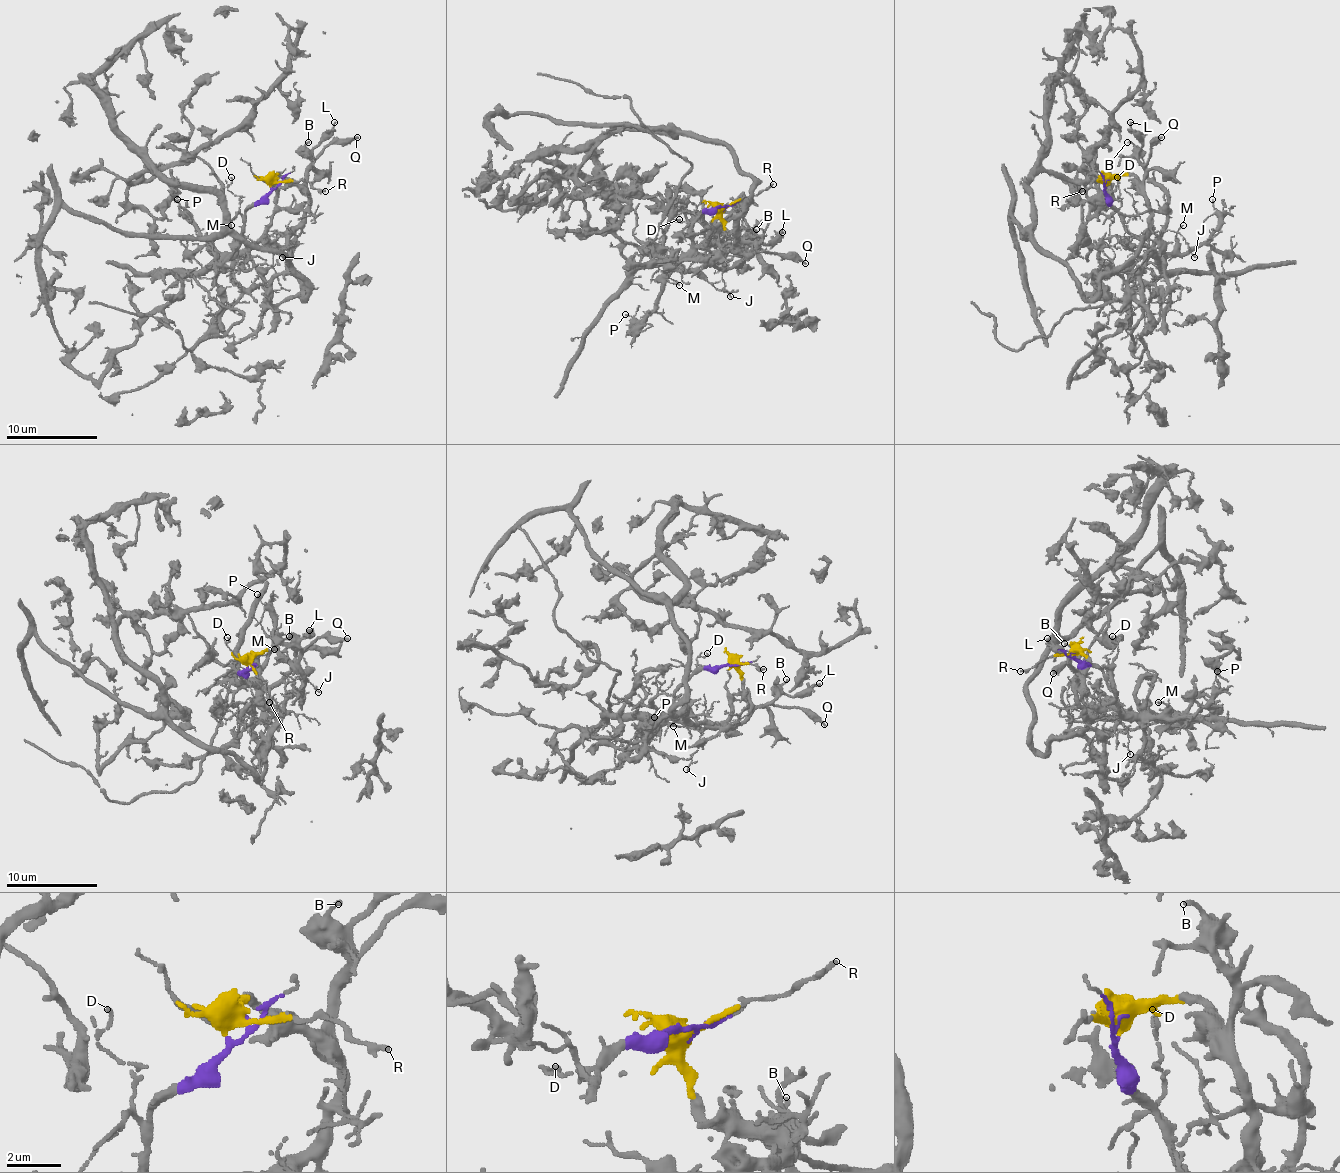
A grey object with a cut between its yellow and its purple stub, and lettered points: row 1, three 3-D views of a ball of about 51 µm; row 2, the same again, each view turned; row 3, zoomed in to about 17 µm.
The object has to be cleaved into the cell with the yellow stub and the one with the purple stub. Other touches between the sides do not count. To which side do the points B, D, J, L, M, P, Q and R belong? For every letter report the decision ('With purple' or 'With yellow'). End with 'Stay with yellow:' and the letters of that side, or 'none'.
B: With yellow
D: With purple
J: With purple
L: With yellow
M: With purple
P: With purple
Q: With yellow
R: With yellow
Stay with yellow: B, L, Q, R

